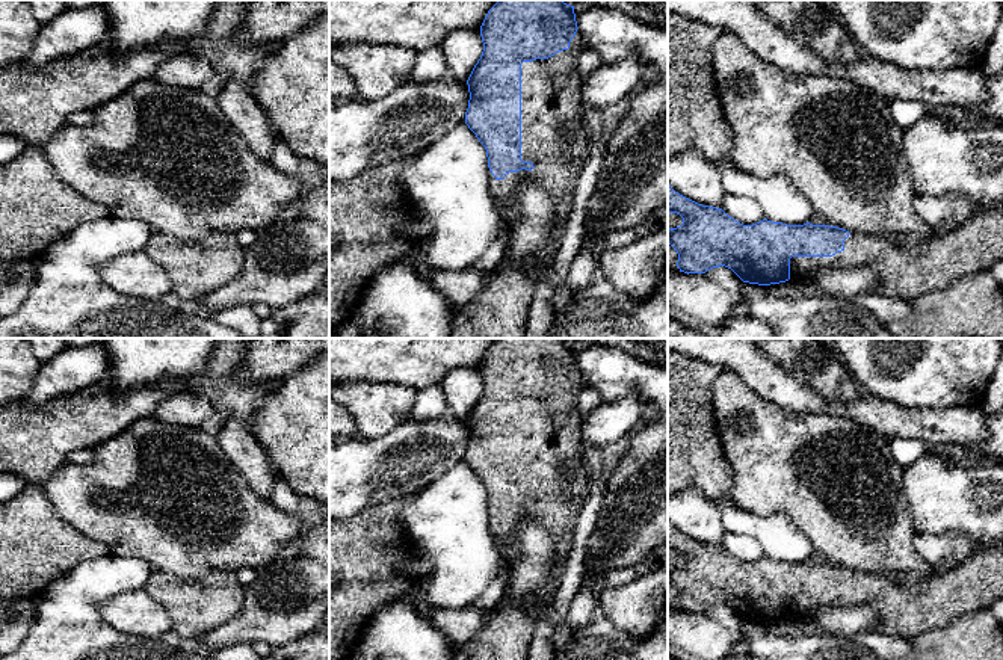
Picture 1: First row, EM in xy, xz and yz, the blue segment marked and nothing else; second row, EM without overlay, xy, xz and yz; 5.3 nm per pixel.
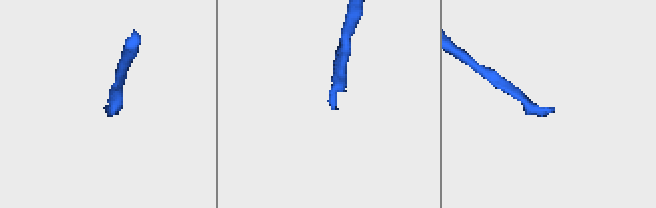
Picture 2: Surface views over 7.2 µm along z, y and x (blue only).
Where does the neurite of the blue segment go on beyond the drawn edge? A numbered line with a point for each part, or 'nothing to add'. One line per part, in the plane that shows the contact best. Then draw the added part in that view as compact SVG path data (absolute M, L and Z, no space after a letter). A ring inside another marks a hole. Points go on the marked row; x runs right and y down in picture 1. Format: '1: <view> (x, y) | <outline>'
1: xz (553, 138) | M577 29L568 50L521 63L521 160L532 162L535 168L509 172L503 180L497 180L488 168L488 190L503 224L515 216L512 193L526 177L551 195L554 222L544 251L551 254L560 245L572 195L589 156L577 65L582 48L583 38Z

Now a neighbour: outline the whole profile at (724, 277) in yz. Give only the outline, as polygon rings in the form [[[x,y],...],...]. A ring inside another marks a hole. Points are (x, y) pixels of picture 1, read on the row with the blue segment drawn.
[[[713,267],[705,272],[707,278],[718,282],[724,290],[727,290],[737,301],[742,299],[743,281],[728,267]]]

